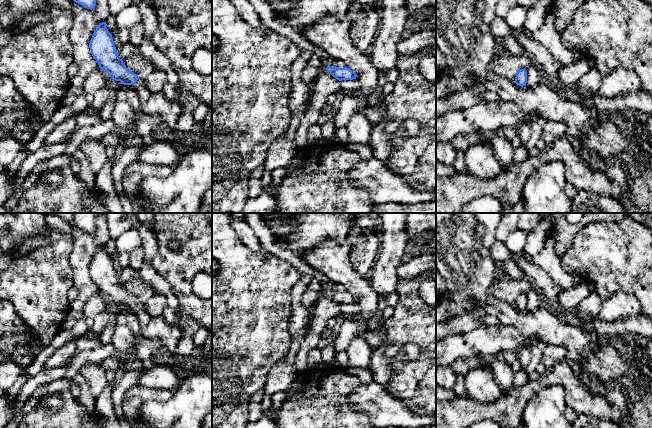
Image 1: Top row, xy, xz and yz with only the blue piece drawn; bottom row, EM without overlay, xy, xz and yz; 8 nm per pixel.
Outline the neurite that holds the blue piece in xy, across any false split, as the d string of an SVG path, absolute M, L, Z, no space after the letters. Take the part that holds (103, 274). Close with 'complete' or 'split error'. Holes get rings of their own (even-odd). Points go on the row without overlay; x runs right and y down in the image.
M106 246L98 249L89 271L100 293L108 296L113 304L135 311L141 328L150 323L153 317L146 312L145 304L139 303L135 297L128 294L123 284L118 281L112 258L108 255Z; split error

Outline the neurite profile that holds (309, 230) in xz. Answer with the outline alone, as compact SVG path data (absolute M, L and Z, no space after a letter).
M290 213L285 219L292 224L292 231L285 237L274 235L279 246L289 249L300 258L309 250L314 249L326 241L343 243L347 239L350 229L355 226L355 213Z

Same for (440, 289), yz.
M436 270L436 299L443 297L443 296L450 296L450 295L444 287L444 282L441 278L441 275Z

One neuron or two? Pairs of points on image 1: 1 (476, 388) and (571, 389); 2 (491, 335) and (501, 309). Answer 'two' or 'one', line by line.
1: two
2: two

